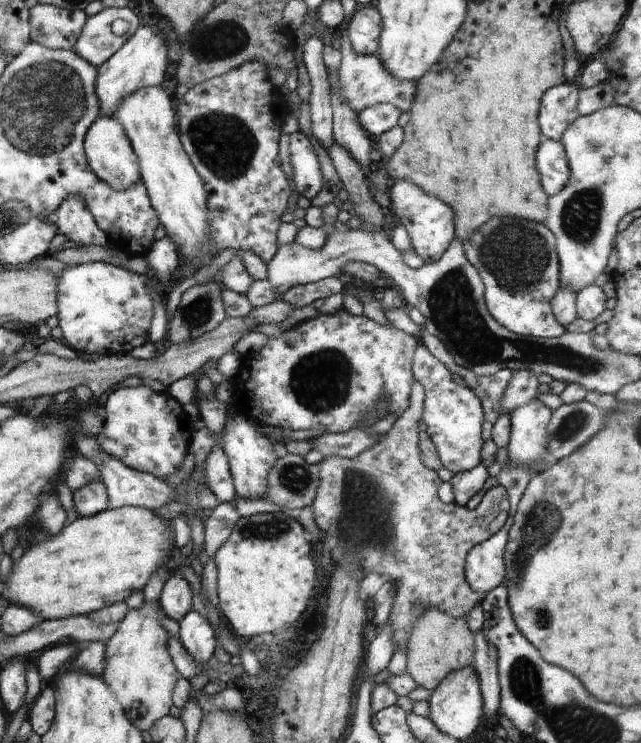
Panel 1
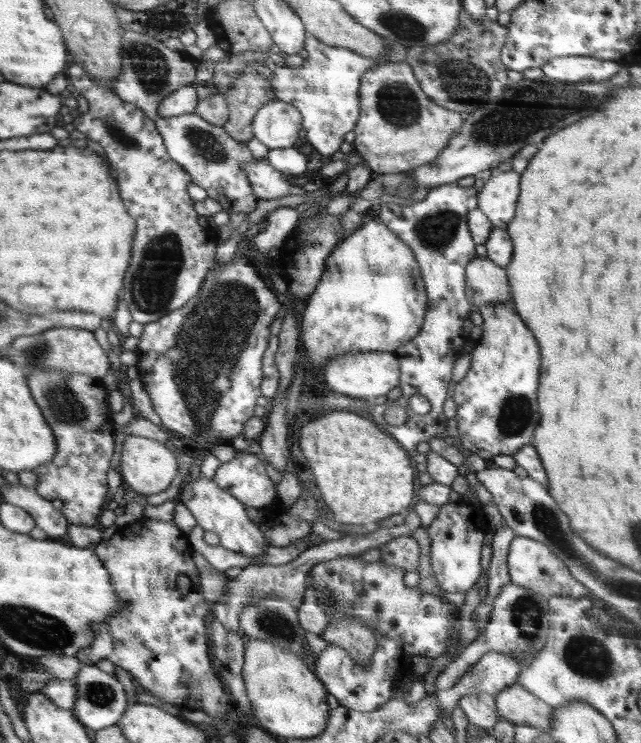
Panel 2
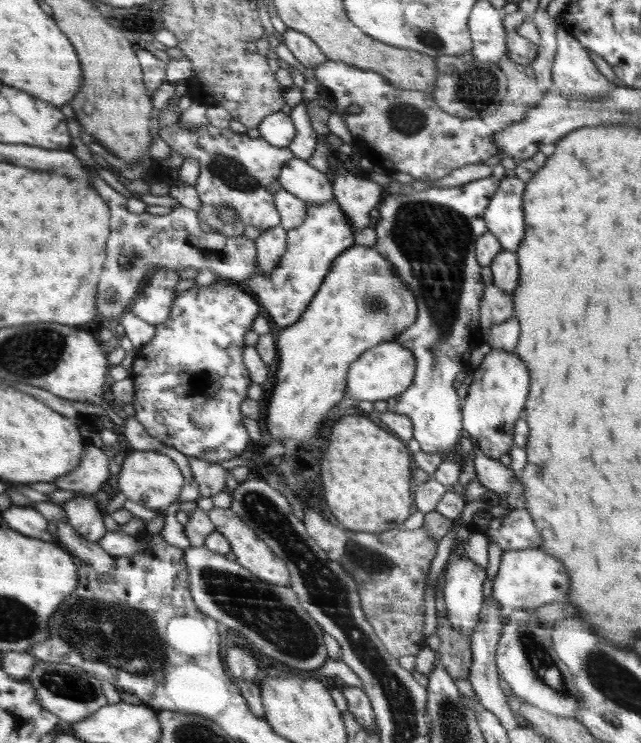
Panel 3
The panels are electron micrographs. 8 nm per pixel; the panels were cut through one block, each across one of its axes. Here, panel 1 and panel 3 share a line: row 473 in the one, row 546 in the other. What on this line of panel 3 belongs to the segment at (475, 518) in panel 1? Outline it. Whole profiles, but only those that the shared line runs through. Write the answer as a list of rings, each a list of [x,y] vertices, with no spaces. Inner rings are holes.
[[[302,503],[302,512],[304,512],[303,521],[307,524],[308,534],[327,551],[332,559],[341,563],[354,576],[359,587],[359,597],[362,599],[361,609],[387,650],[397,659],[400,656],[418,654],[416,642],[422,638],[422,628],[424,628],[424,580],[430,562],[436,556],[436,546],[430,542],[426,528],[424,526],[416,530],[395,528],[382,533],[353,531],[331,524],[304,503]]]

